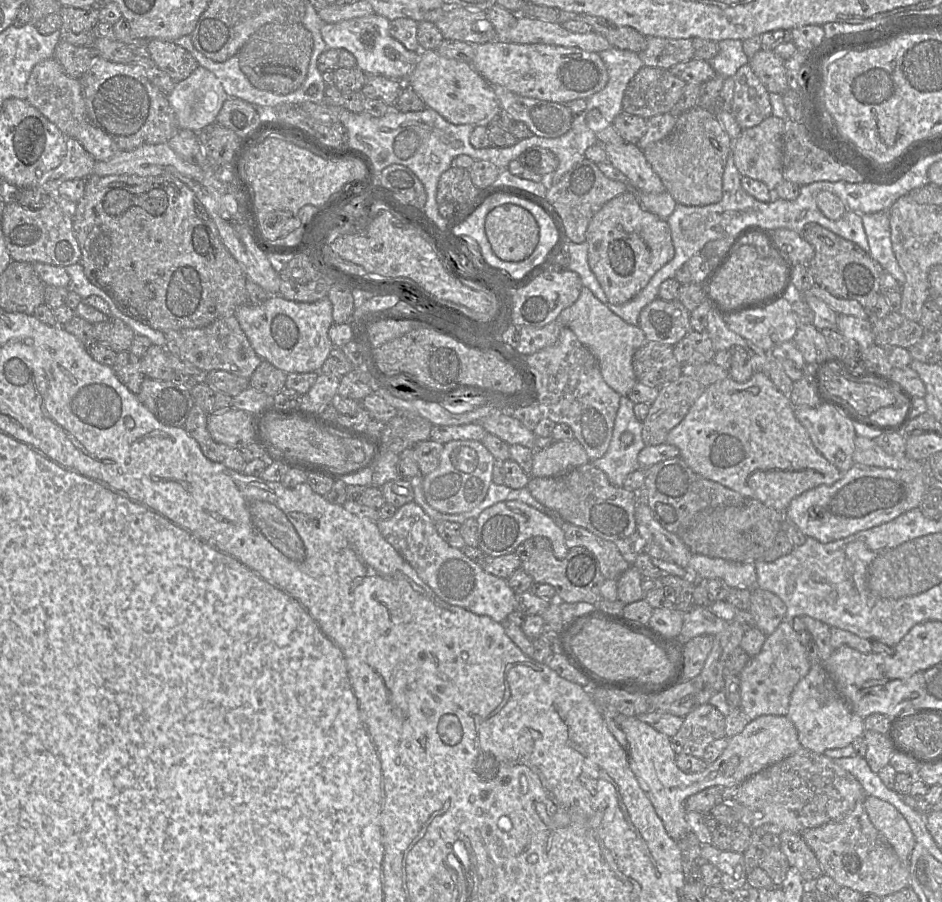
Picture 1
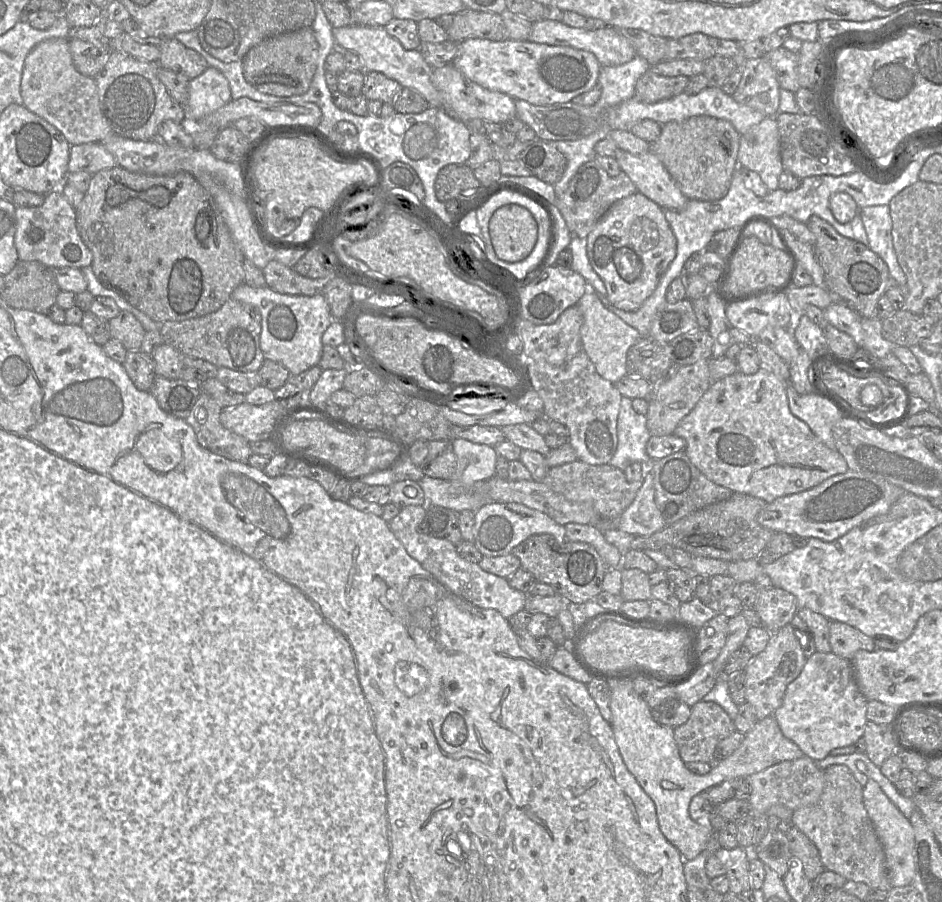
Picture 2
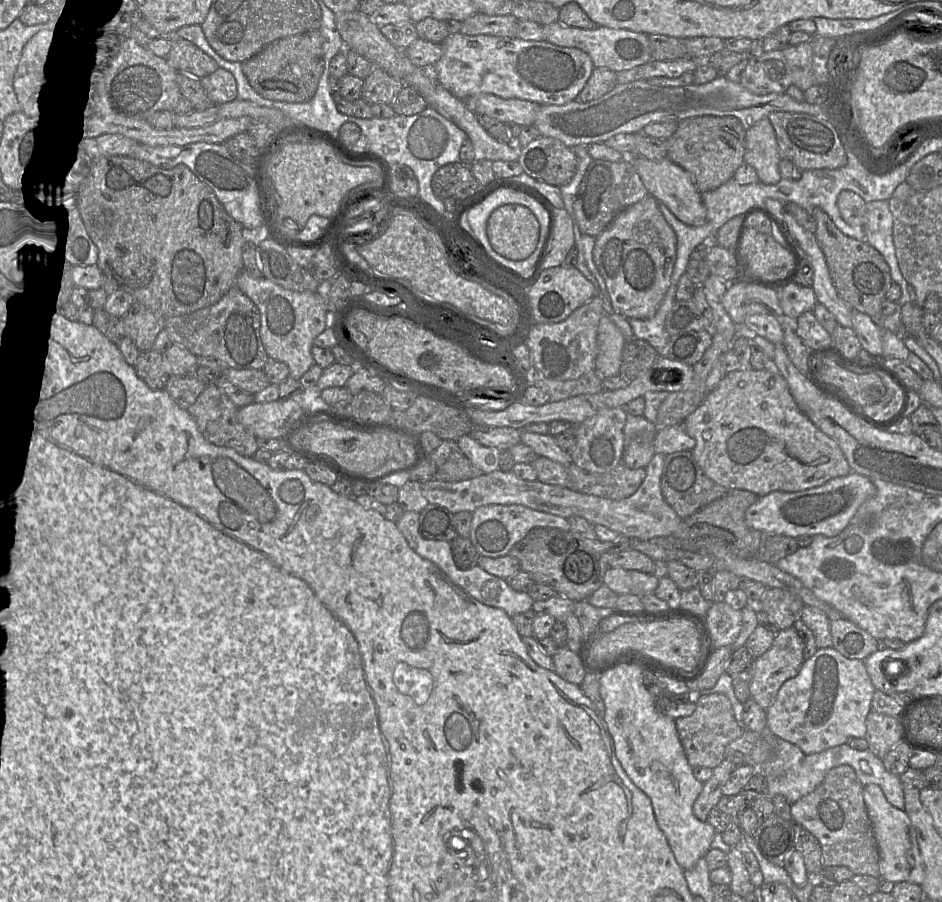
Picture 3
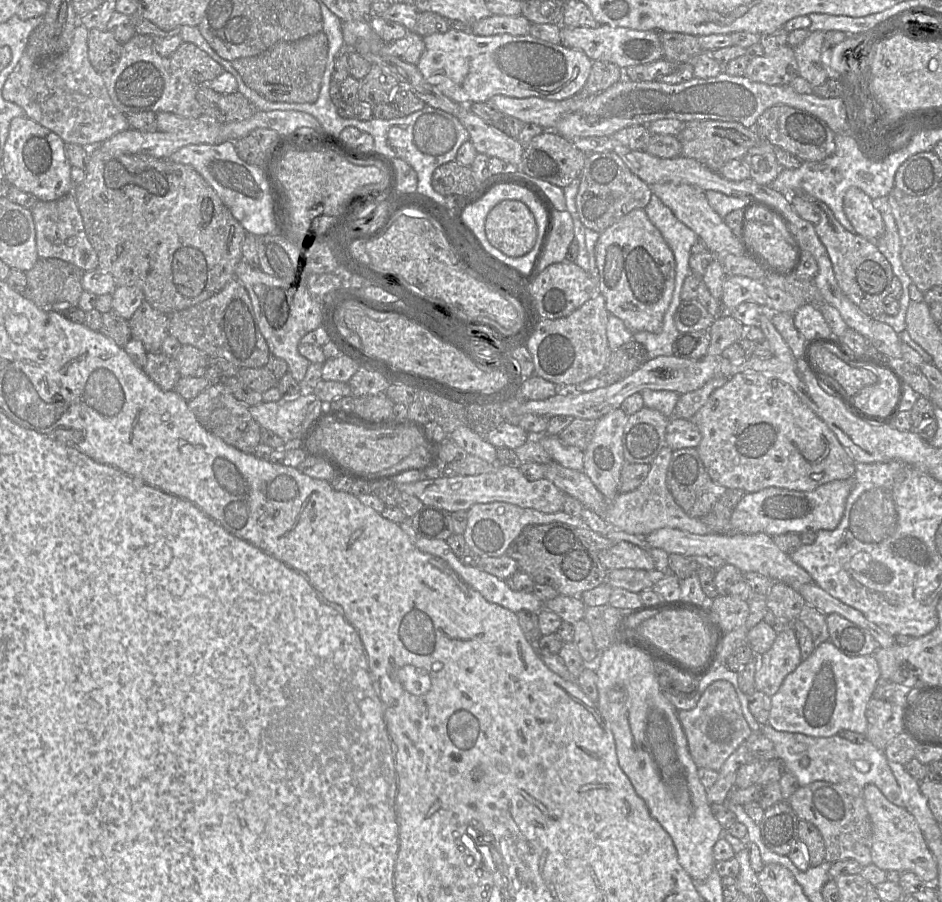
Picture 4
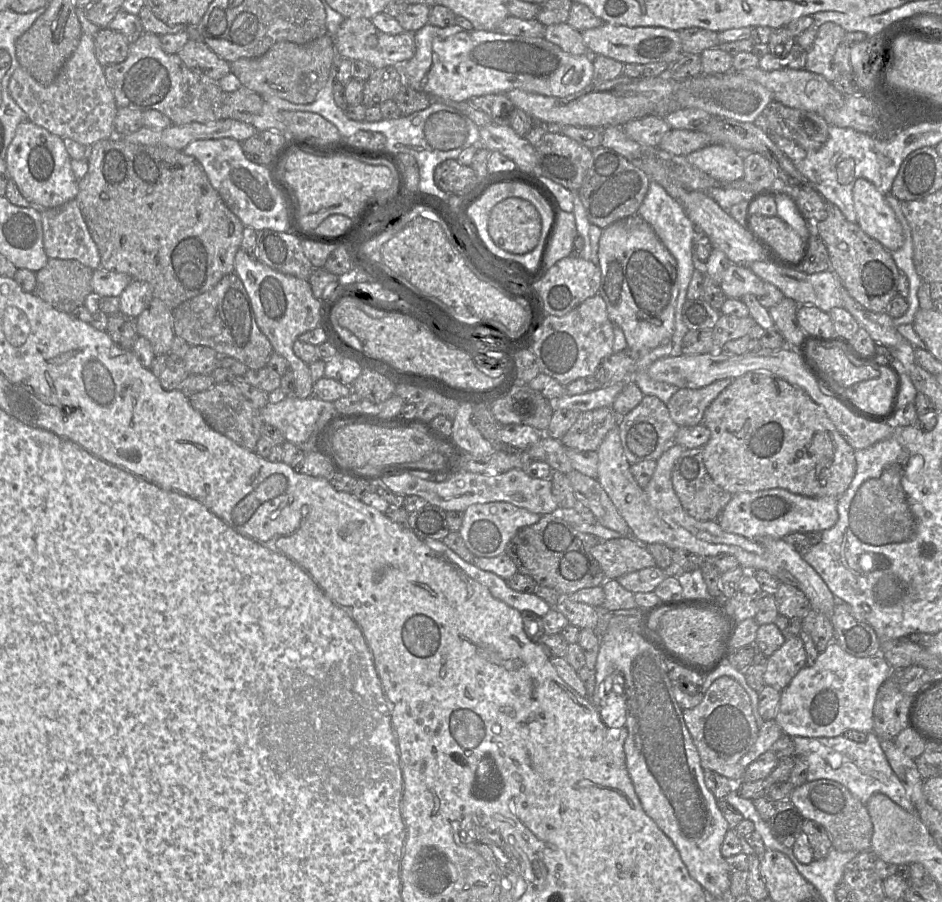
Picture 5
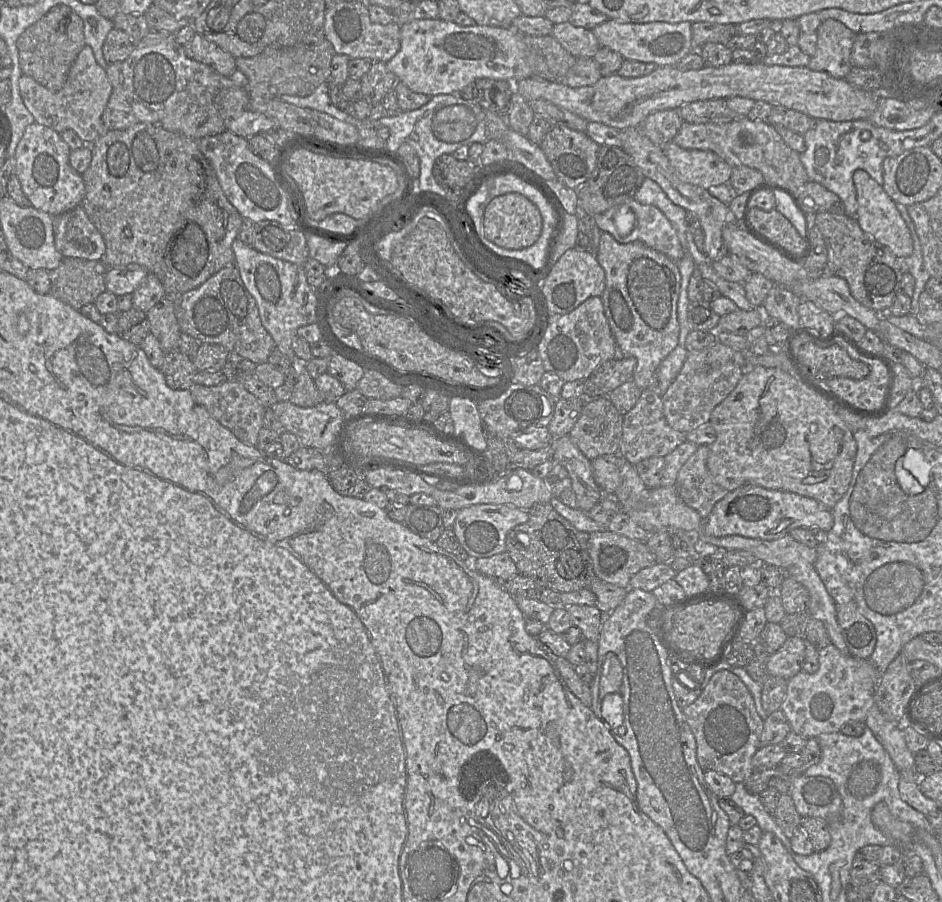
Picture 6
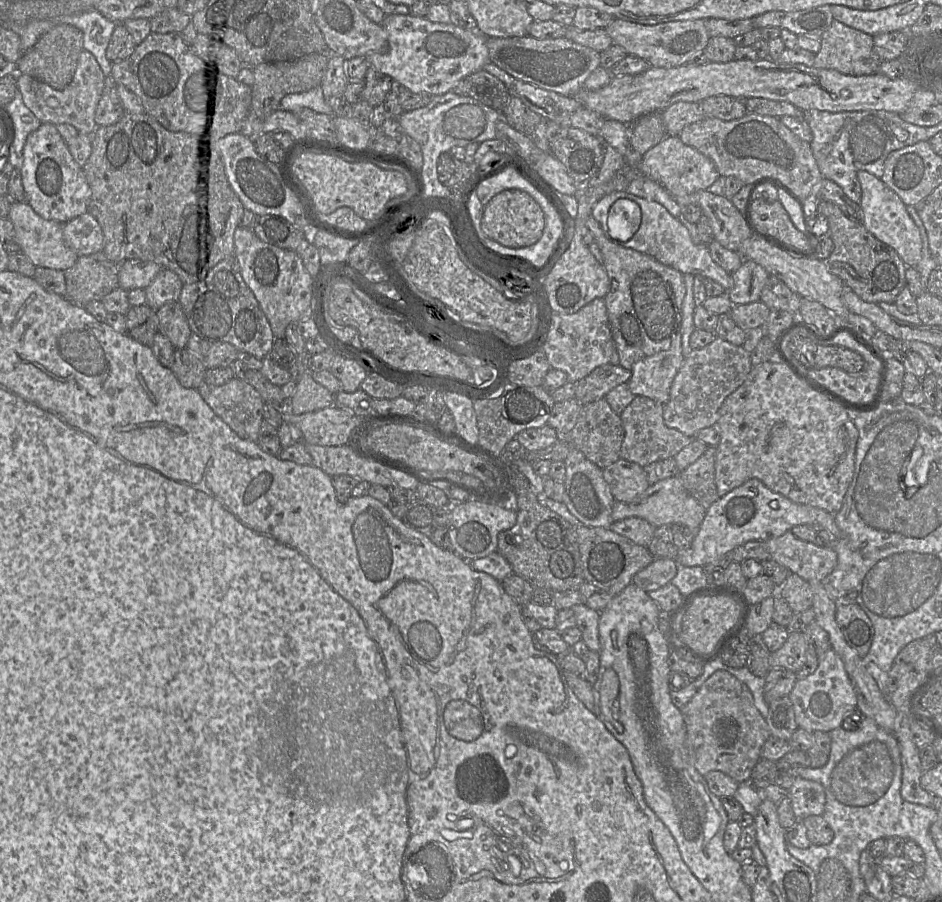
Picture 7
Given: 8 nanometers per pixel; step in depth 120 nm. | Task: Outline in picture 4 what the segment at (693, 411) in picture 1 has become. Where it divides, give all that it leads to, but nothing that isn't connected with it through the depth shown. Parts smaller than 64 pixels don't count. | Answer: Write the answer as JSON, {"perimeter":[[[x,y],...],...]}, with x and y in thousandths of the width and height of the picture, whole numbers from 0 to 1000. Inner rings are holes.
{"perimeter":[[[791,411],[774,418],[768,428],[756,435],[748,448],[739,457],[735,467],[744,480],[744,489],[740,494],[740,500],[751,524],[758,535],[769,539],[772,542],[787,542],[792,547],[805,545],[816,540],[833,541],[844,544],[862,544],[870,538],[885,532],[904,531],[908,523],[909,512],[892,491],[886,480],[863,455],[850,445],[835,425],[823,416],[805,411]]]}

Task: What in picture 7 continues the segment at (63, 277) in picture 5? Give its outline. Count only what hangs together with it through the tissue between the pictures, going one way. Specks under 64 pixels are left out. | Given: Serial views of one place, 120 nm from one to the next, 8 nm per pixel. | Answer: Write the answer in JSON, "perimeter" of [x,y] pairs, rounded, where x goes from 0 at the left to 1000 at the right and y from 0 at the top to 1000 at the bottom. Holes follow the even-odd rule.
{"perimeter":[[[109,278],[85,284],[76,296],[68,300],[70,324],[67,329],[84,339],[89,339],[98,334],[107,334],[113,327],[126,318],[126,294],[116,288]]]}

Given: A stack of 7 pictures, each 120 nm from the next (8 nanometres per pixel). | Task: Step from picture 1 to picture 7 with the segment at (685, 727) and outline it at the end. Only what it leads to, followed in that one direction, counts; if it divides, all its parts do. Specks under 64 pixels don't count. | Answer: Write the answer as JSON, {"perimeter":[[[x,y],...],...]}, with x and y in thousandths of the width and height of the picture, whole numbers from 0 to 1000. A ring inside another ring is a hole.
{"perimeter":[[[761,743],[722,788],[728,804],[727,828],[732,847],[746,860],[760,854],[772,858],[783,868],[795,866],[799,851],[808,841],[808,830],[817,817],[813,798],[803,785],[795,763],[772,744]]]}

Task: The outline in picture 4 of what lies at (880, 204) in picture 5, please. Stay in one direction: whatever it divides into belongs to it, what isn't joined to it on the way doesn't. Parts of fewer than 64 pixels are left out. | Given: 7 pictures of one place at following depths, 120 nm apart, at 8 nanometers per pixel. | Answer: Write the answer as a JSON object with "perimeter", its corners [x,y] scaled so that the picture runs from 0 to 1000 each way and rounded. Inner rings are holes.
{"perimeter":[[[911,207],[900,208],[895,231],[909,259],[924,267],[929,267],[938,259],[939,249],[935,236],[928,231],[926,220]]]}

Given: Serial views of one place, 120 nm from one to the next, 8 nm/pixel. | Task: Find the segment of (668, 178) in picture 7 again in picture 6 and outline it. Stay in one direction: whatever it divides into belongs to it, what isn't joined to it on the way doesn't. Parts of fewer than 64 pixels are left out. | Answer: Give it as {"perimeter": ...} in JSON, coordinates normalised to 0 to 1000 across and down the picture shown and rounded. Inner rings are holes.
{"perimeter":[[[714,157],[704,163],[704,166],[726,202],[752,211],[775,201],[778,185],[755,167],[729,166]]]}

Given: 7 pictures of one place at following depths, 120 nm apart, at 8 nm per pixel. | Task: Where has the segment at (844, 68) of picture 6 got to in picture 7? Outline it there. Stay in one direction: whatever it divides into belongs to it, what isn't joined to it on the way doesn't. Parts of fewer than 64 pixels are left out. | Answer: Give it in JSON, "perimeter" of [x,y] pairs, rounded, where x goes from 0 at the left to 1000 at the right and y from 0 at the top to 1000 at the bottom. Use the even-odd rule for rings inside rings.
{"perimeter":[[[885,21],[870,45],[865,75],[885,76],[904,84],[932,81],[935,68],[928,58],[927,40]]]}

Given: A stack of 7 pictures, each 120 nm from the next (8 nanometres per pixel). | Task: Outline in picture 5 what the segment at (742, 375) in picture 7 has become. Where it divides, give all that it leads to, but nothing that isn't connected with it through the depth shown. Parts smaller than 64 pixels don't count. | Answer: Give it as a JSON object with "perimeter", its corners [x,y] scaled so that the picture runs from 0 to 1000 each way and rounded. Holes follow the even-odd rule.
{"perimeter":[[[769,419],[741,431],[720,430],[707,447],[713,466],[722,473],[745,469],[749,452],[776,424]]]}

